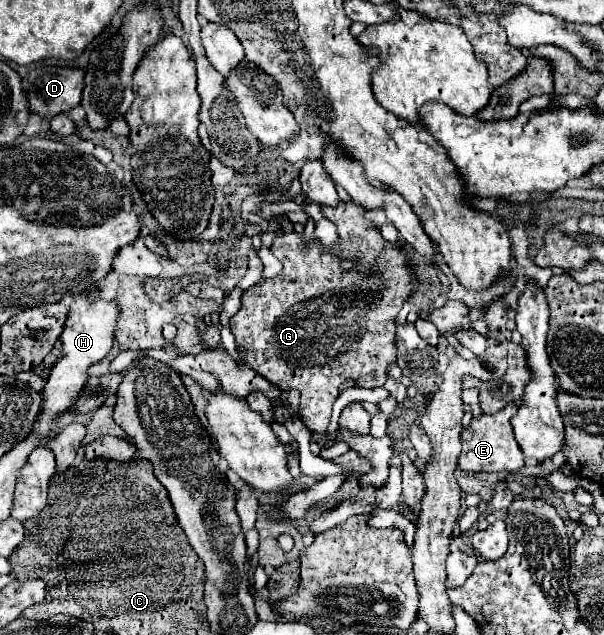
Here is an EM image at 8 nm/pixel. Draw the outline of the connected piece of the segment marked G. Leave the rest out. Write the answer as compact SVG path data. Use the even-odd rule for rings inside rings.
M339 201L335 207L329 207L327 209L327 219L331 223L335 223L337 227L337 233L339 233L339 241L335 245L323 245L319 239L311 237L311 241L303 241L303 233L287 233L283 237L277 237L271 245L271 253L283 263L283 271L273 277L273 279L267 279L263 283L257 283L253 287L249 287L243 295L241 295L241 309L231 317L231 331L235 335L235 345L243 347L245 349L245 355L241 361L245 361L245 365L249 365L253 371L261 373L261 377L265 377L269 383L277 385L281 391L289 391L289 389L297 389L301 393L301 403L299 403L299 413L301 413L301 421L303 425L309 429L309 431L325 431L327 425L329 425L329 417L331 417L331 405L339 393L339 387L345 383L345 381L353 381L355 385L359 387L365 387L365 389L375 389L375 387L381 387L385 385L385 379L387 379L387 365L395 361L395 317L399 313L399 309L409 301L409 297L415 293L415 285L413 285L413 279L415 279L415 271L411 269L409 265L409 259L405 255L405 249L401 245L391 245L387 243L381 233L379 233L379 227L375 227L371 221L365 219L365 209L355 203L355 201ZM343 261L353 261L355 263L355 269L351 271L343 271L341 269L341 263Z

